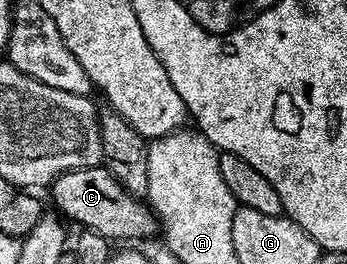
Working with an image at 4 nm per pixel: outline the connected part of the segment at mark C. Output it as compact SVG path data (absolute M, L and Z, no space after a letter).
M106 165L66 170L63 174L58 174L51 183L49 193L55 201L54 209L68 223L76 222L77 227L92 230L93 233L99 233L108 240L151 238L155 233L156 235L160 233L160 220L150 205L144 204L127 191Z

